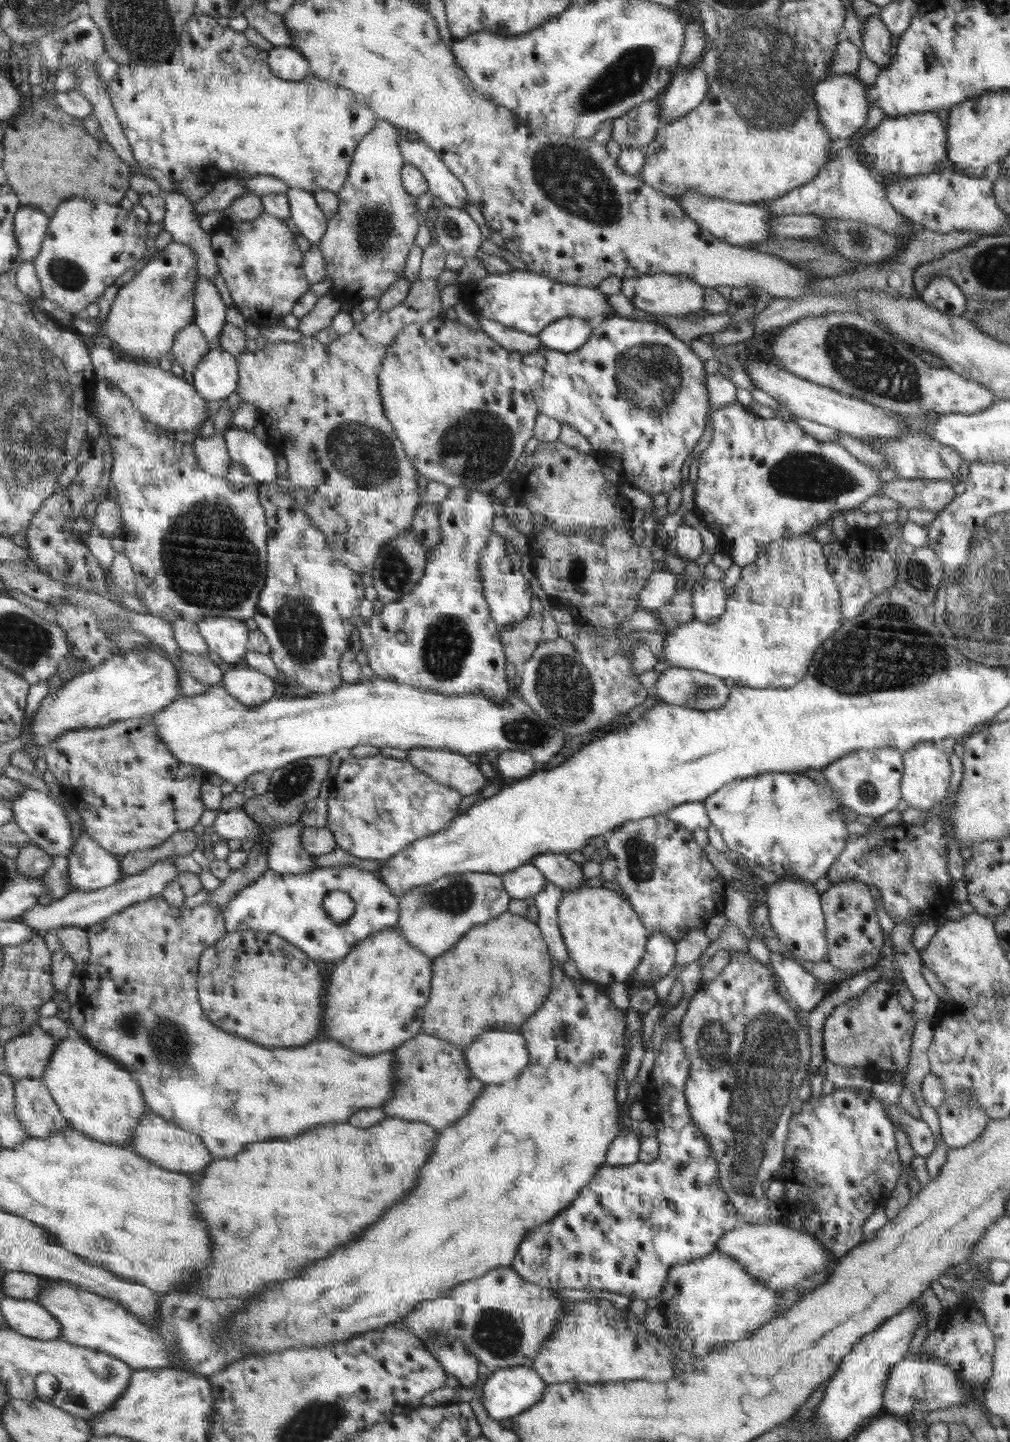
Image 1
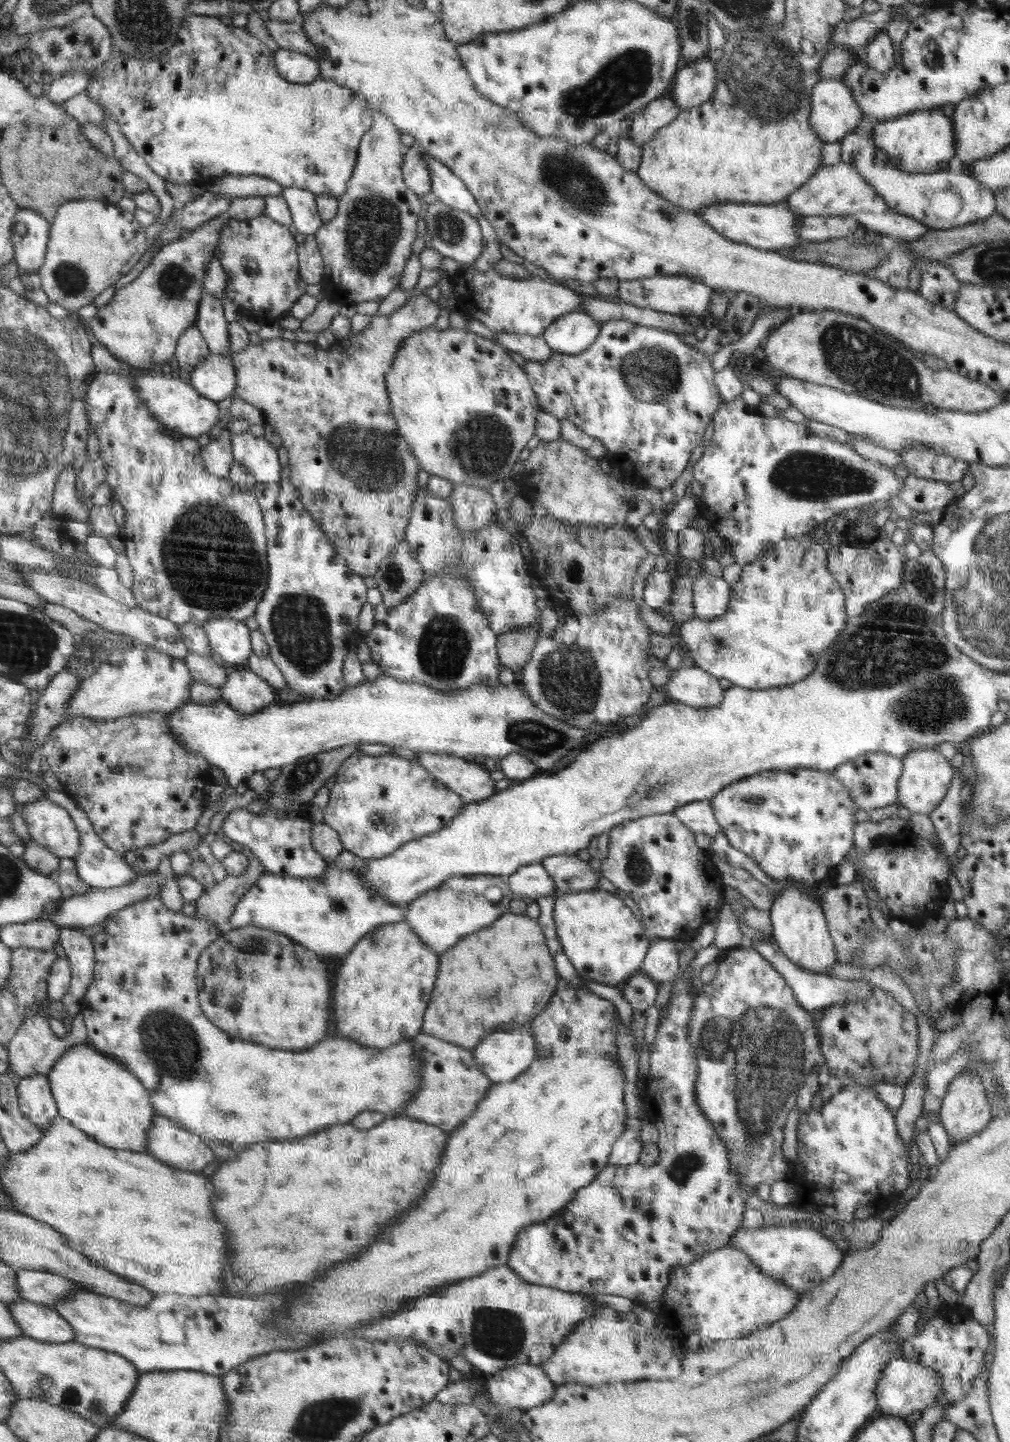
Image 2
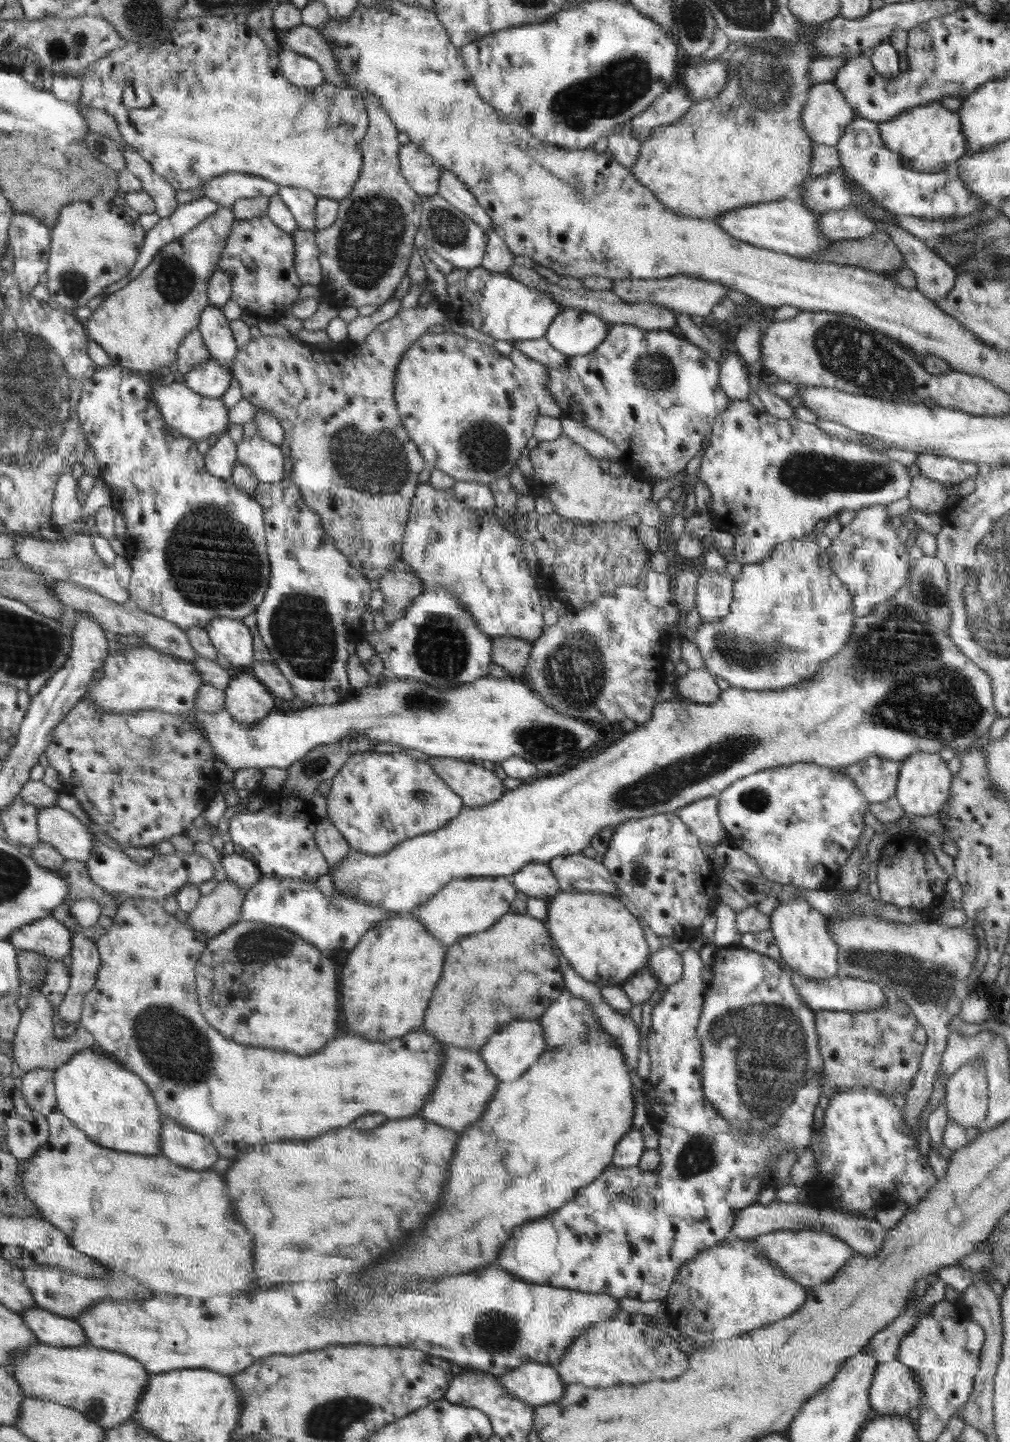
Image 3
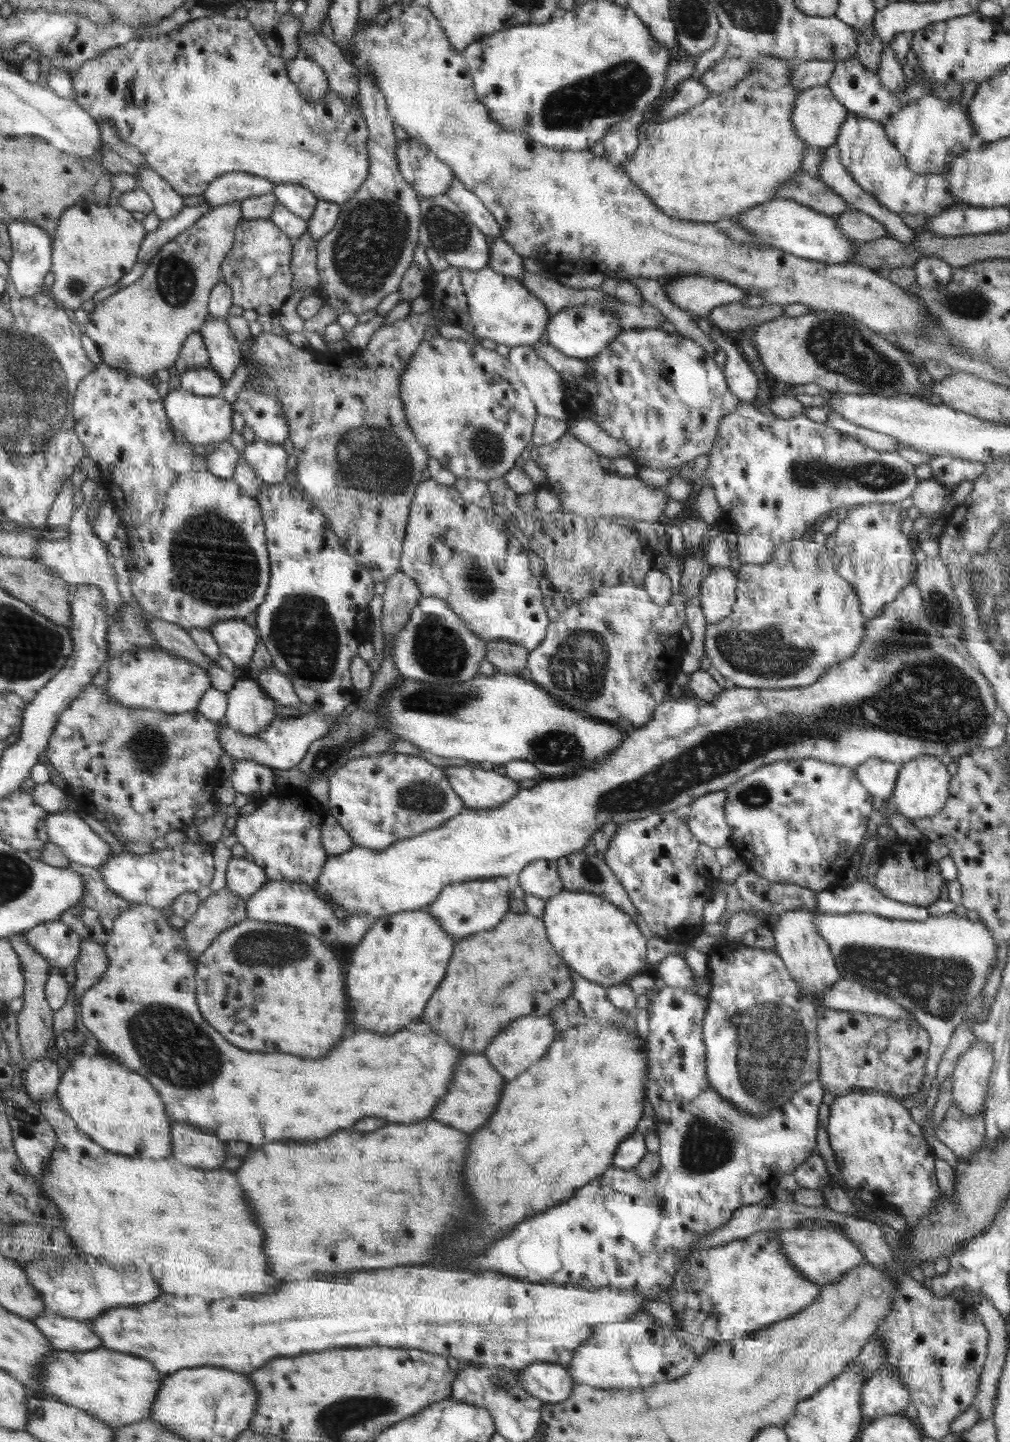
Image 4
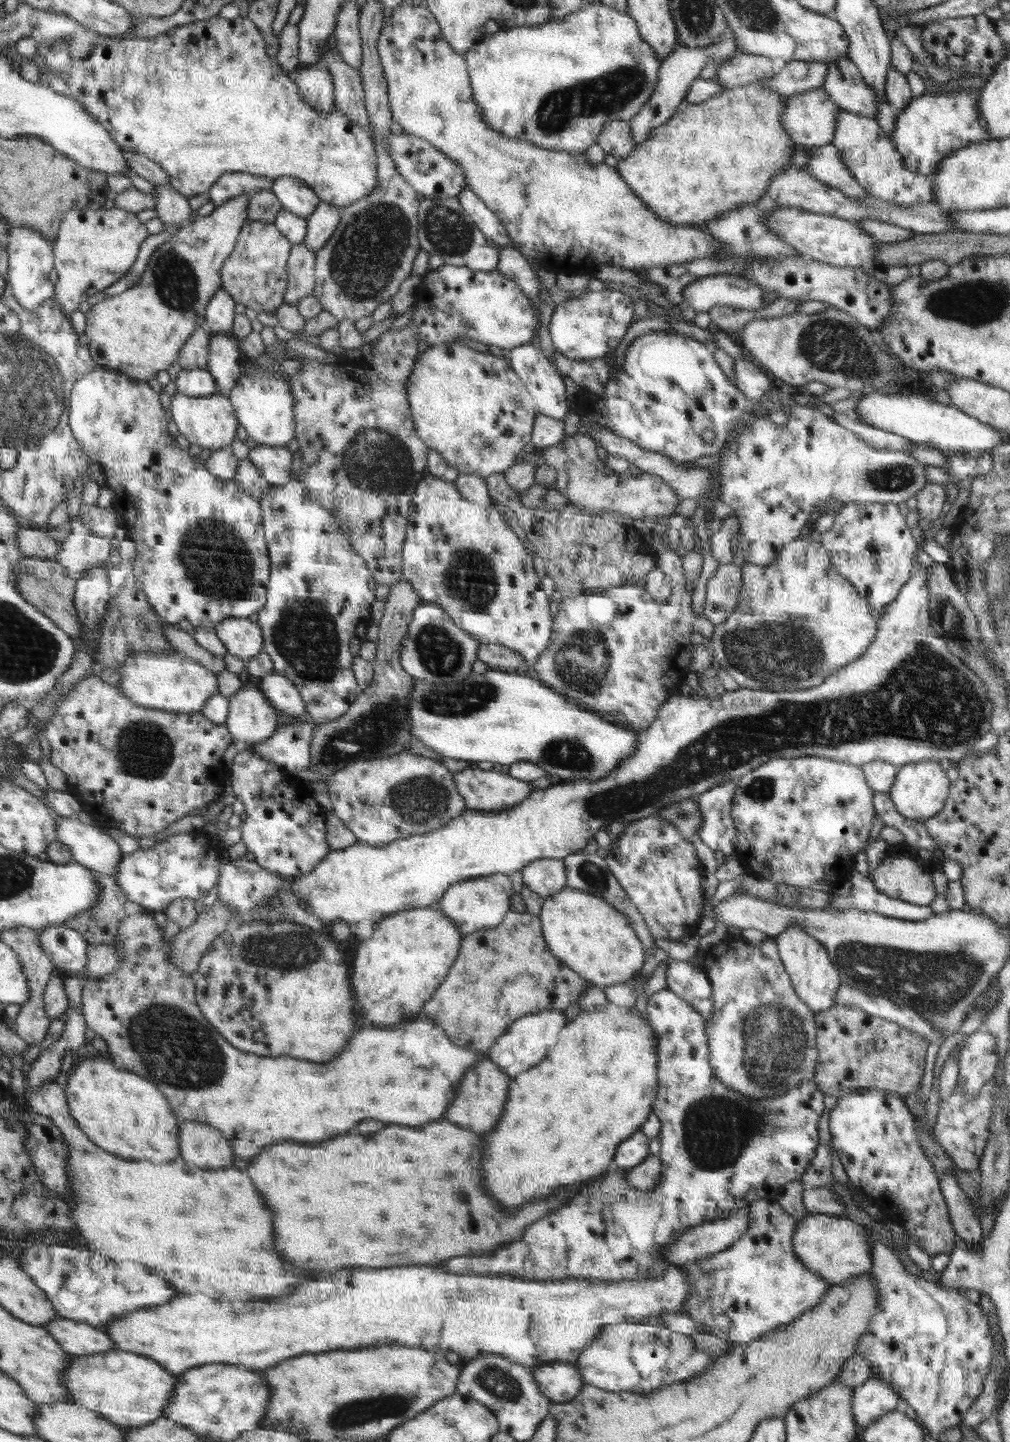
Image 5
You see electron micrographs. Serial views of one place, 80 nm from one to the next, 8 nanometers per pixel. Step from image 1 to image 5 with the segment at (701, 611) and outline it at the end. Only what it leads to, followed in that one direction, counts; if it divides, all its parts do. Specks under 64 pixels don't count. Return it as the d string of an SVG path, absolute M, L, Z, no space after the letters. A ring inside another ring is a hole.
M733 563L718 565L716 573L707 582L703 612L711 624L723 624L733 614L742 583L741 567Z

